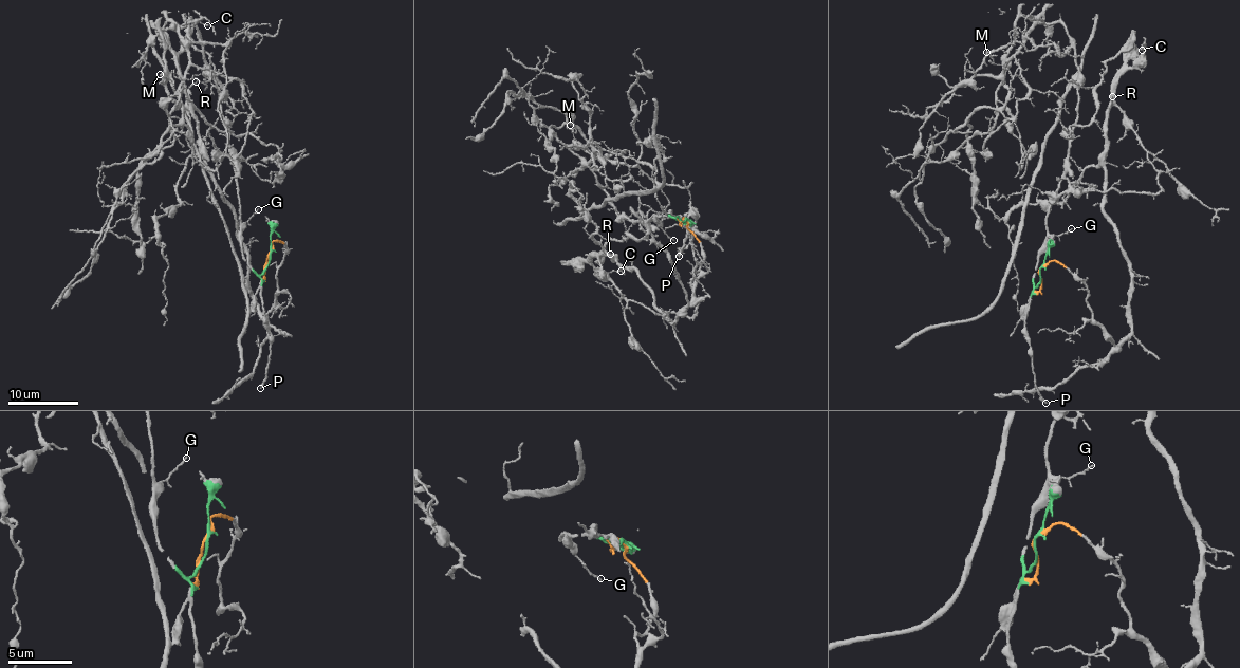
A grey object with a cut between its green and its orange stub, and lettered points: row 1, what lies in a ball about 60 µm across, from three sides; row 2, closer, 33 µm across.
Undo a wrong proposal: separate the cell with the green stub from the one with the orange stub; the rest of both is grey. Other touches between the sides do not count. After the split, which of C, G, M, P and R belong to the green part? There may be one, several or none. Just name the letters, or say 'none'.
G, M, P

